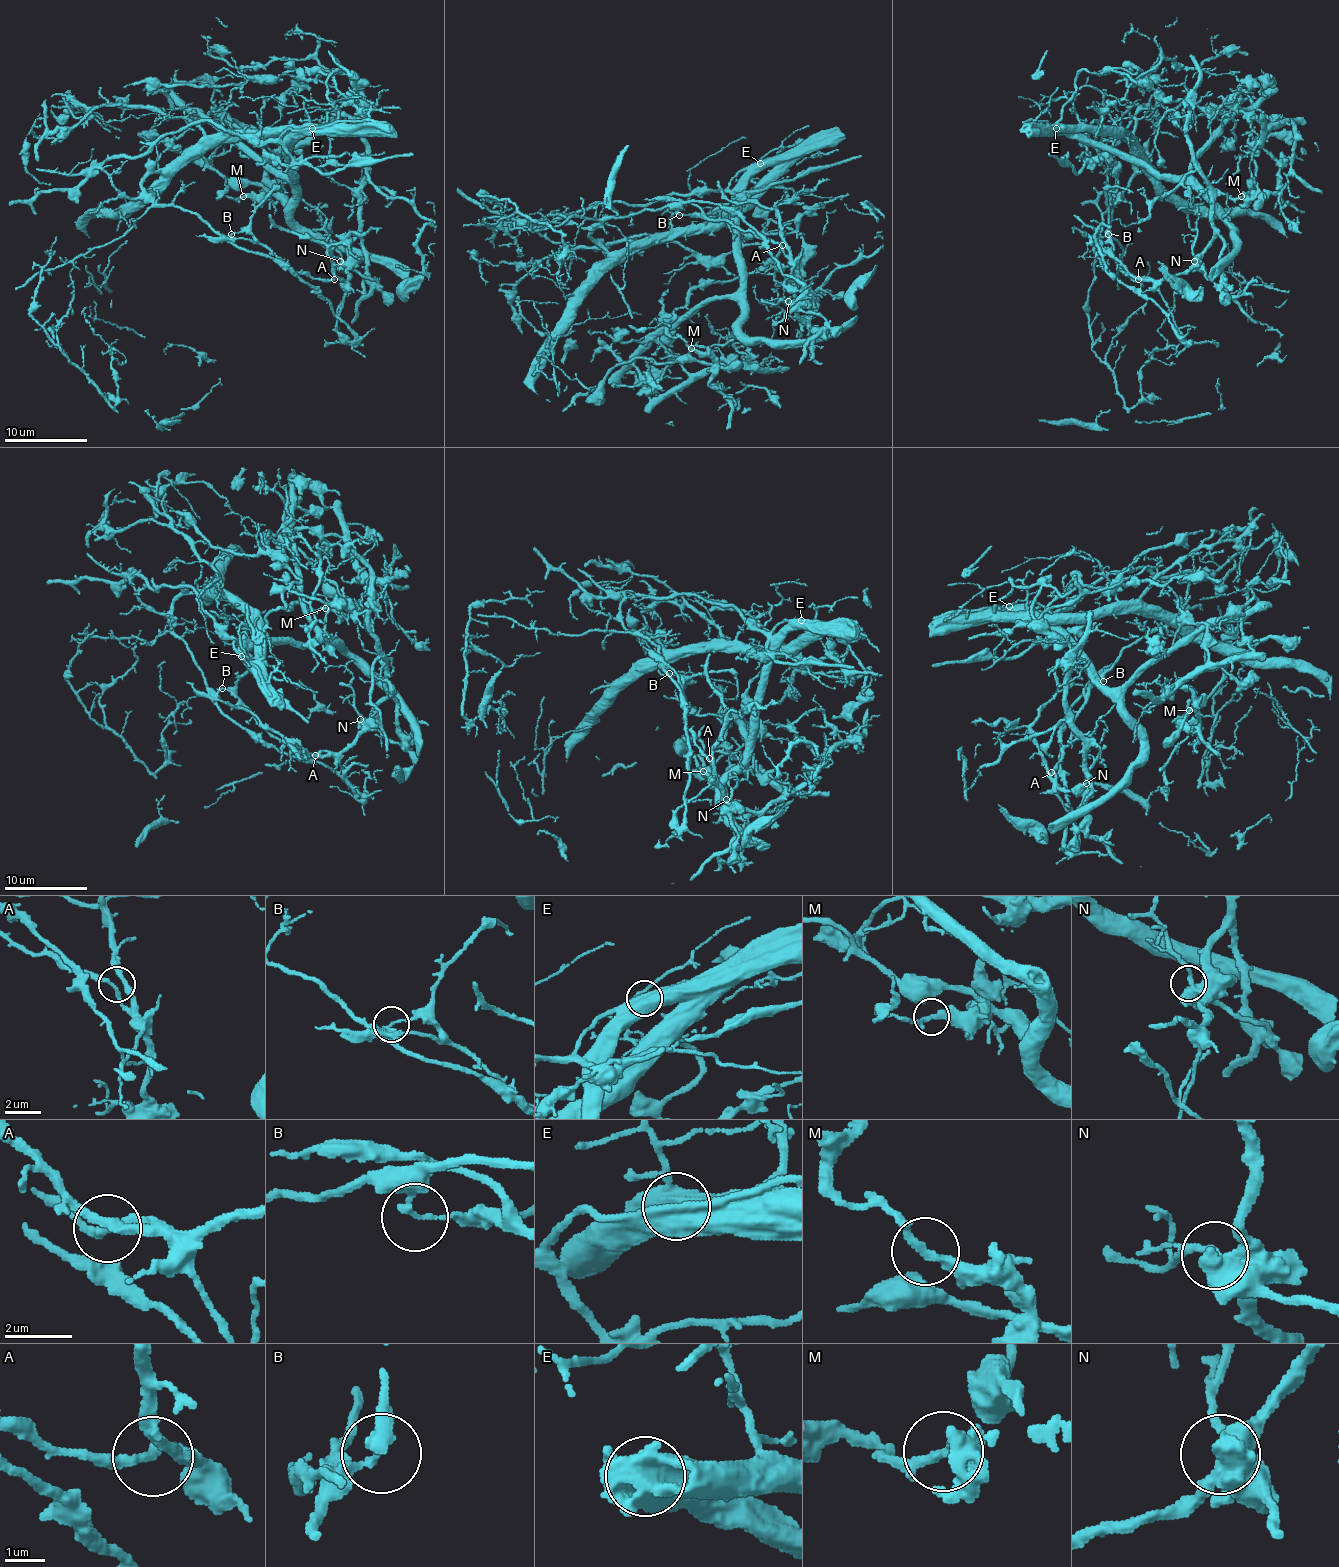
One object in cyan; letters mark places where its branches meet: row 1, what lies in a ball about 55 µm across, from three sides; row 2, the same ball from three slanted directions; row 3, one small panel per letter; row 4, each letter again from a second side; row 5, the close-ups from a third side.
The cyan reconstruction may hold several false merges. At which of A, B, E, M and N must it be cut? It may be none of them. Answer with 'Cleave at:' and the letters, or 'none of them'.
Cleave at: B, E

